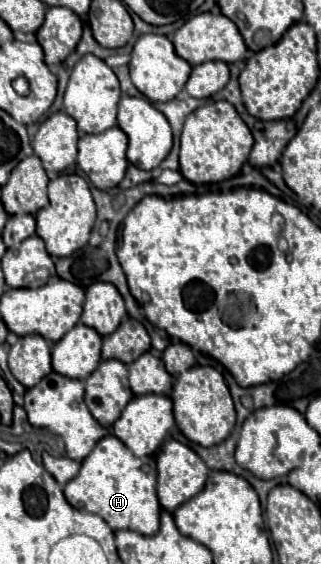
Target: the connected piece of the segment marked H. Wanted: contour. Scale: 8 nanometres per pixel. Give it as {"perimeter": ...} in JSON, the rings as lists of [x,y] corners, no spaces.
{"perimeter":[[[106,434],[82,460],[78,476],[64,486],[64,494],[74,508],[102,516],[112,530],[124,528],[146,536],[158,532],[162,508],[156,498],[156,462],[150,456],[134,456],[114,434]]]}

